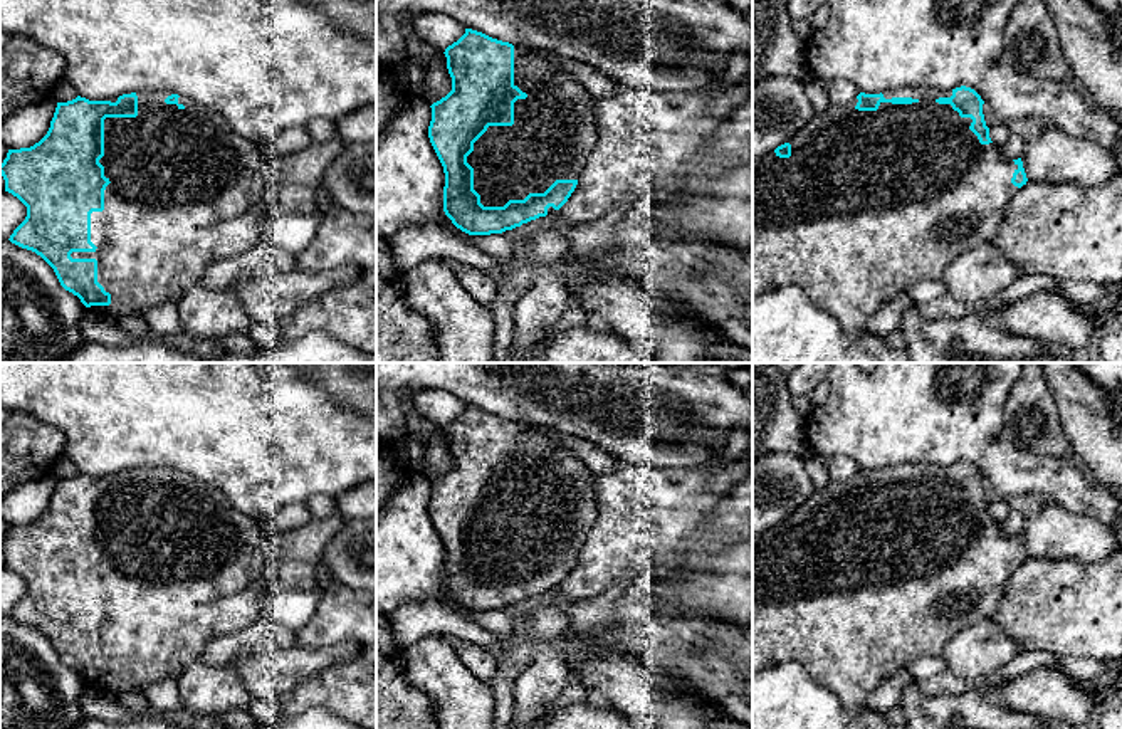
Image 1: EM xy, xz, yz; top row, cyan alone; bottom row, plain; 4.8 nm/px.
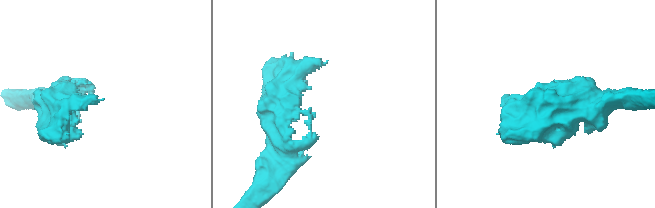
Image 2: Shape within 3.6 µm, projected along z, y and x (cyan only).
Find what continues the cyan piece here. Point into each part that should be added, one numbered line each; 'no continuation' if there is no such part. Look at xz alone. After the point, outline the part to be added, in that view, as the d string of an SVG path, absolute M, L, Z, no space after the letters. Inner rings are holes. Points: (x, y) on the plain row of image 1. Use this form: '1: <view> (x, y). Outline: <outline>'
1: xz (553, 509). Outline: M514 422L514 462L527 470L514 479L514 501L489 502L467 532L484 583L544 569L556 556L578 556L596 519L595 474L543 425Z

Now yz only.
1: yz (869, 578). Outline: M919 462L882 470L887 477L877 487L858 487L855 474L845 482L815 489L788 516L789 534L771 527L752 536L752 672L798 662L850 712L867 709L870 694L905 670L910 660L941 657L961 630L989 620L1020 566L1011 559L1018 541L1003 532L1001 522L981 521L969 506L971 494L937 479L951 474L952 467Z

